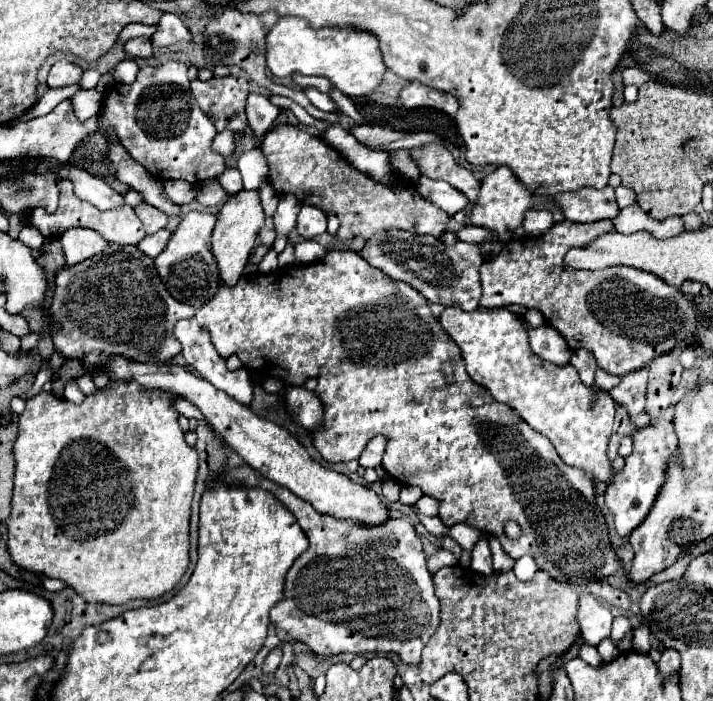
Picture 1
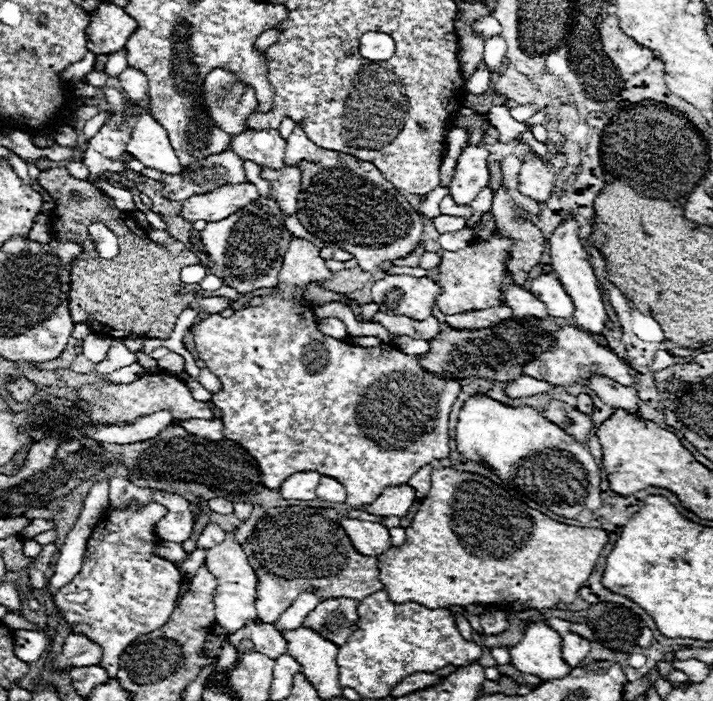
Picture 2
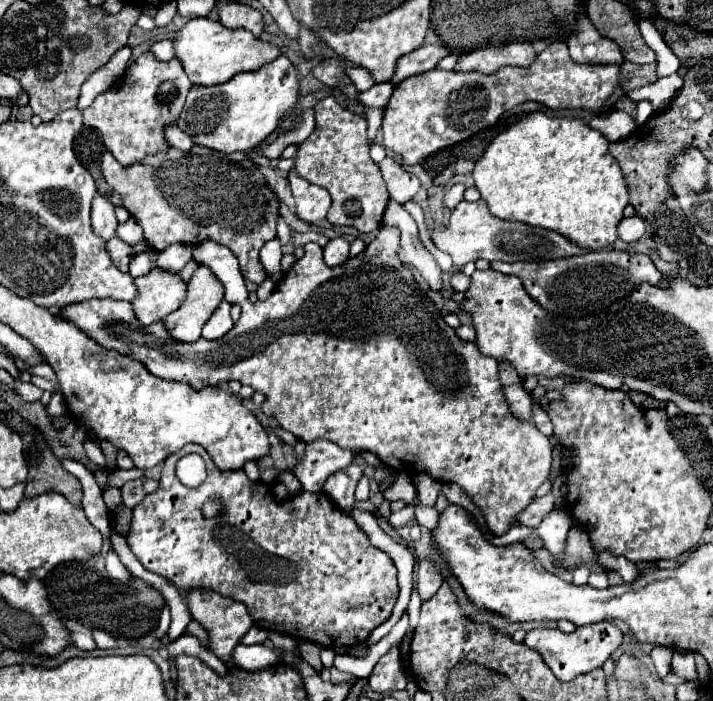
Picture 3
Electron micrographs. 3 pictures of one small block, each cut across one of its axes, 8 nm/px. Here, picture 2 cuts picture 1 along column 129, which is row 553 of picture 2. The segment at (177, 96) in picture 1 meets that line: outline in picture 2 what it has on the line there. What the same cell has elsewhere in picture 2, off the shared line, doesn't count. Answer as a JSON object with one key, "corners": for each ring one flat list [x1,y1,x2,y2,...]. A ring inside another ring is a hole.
{"corners":[[156,502,140,510,134,506,124,510,108,508,88,538,82,570,54,596,54,604,62,610,60,614,70,630,102,646,104,658,100,666,110,678,116,678,124,648,138,636,160,630,178,600,182,584,178,566,152,554,160,542,154,534,154,524,164,516,164,510,166,508]]}

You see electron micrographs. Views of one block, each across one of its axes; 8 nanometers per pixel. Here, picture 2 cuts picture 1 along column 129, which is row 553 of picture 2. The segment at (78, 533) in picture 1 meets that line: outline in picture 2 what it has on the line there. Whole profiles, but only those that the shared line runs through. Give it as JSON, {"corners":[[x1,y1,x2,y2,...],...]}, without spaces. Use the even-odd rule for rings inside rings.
{"corners":[[434,468,432,488,422,500,412,524,406,528,406,542,378,556,378,572,384,590,396,604,418,602,428,608,446,608,520,602,532,610,544,610,560,602,574,602,582,582,590,578,606,542,608,532,556,522,524,502,510,498,498,484,480,474]]}

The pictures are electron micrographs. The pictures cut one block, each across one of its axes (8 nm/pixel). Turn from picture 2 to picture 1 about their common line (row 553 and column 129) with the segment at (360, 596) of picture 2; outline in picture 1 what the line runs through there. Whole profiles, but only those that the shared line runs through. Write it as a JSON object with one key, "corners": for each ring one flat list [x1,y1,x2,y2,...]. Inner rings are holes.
{"corners":[[110,244,106,252,92,256,72,268,62,268,56,274,56,290,52,294,50,312,60,324,60,332,54,332,54,348,66,358,78,358,88,370,98,370,98,356,122,354,130,360,172,360,180,352,180,342,174,336,174,326,182,318,195,316,195,308,190,308,174,300,166,286,162,284,154,260,142,254,136,246]]}

